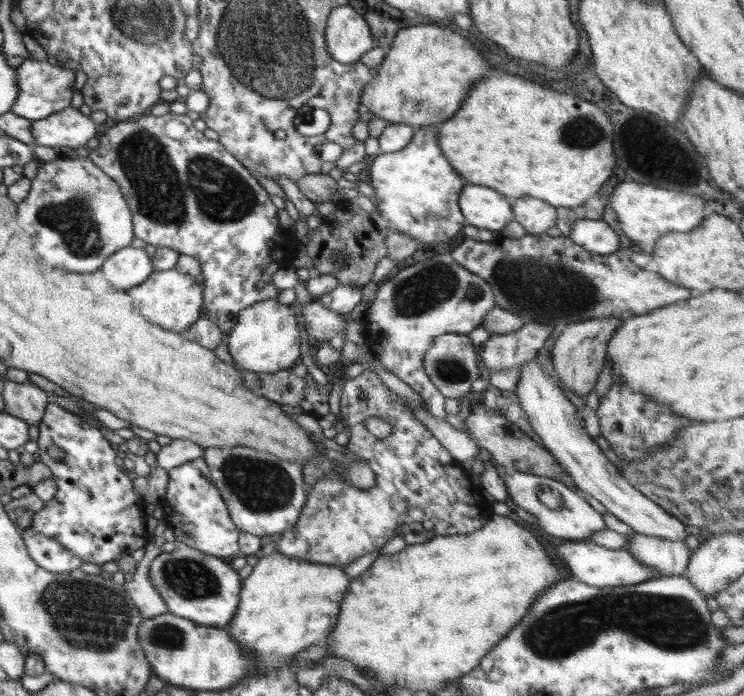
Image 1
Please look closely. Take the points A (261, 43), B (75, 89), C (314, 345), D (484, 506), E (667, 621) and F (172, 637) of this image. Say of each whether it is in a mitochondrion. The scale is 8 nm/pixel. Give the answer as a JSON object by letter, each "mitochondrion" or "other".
{"A":"mitochondrion","B":"other","C":"other","D":"other","E":"mitochondrion","F":"mitochondrion"}

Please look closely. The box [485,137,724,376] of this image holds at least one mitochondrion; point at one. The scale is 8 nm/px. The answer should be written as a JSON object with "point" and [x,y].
{"point":[525,283]}

